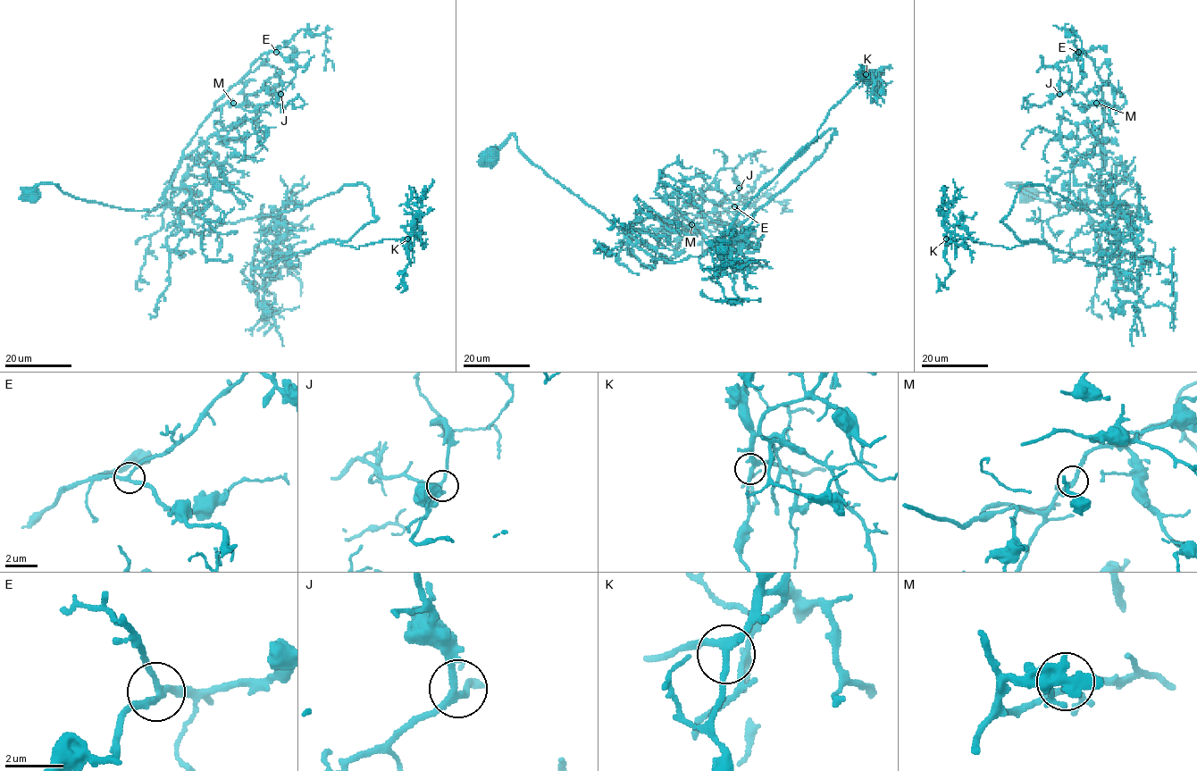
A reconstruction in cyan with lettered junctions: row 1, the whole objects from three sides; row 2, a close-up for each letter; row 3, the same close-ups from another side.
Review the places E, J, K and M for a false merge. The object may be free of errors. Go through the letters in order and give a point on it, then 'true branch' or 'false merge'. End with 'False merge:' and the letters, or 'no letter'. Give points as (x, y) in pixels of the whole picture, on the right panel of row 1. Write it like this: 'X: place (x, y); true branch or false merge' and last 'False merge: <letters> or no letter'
E: place (1078, 52); true branch
J: place (1059, 94); true branch
K: place (946, 238); true branch
M: place (1096, 103); true branch
False merge: no letter

